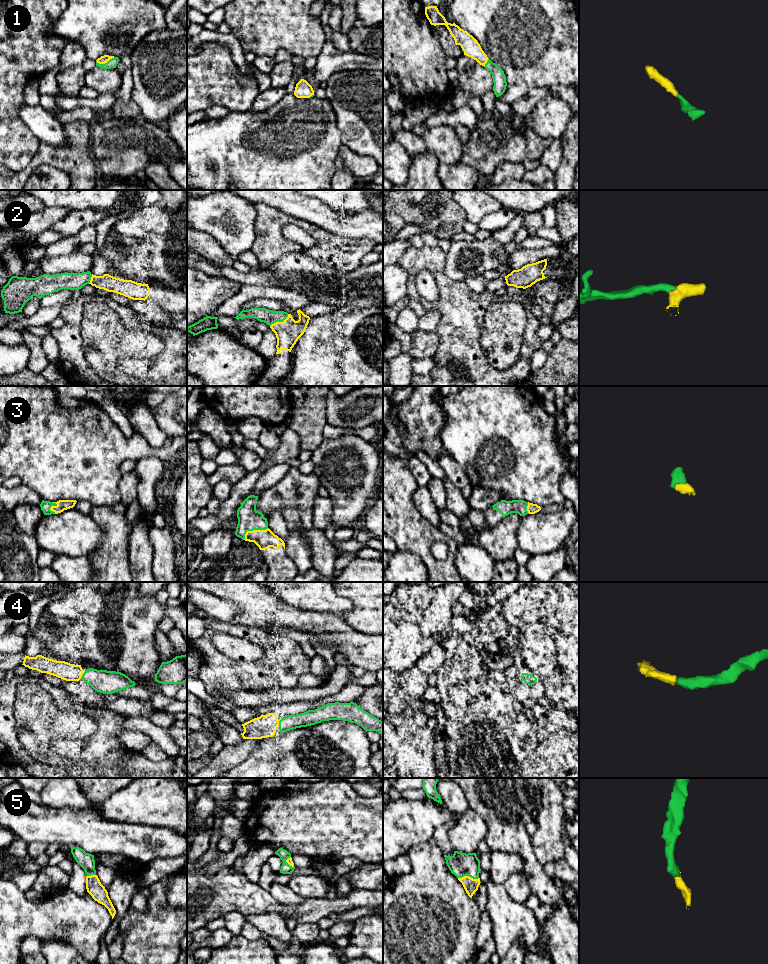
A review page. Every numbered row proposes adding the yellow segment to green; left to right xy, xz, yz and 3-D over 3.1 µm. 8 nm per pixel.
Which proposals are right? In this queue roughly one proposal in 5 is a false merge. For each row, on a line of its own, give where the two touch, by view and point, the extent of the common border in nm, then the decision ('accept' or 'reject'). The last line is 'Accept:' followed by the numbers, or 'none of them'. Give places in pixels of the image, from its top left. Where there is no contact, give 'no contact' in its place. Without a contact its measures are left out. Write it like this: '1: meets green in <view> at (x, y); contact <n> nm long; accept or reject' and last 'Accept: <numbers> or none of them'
1: meets green in xy at (105, 63); contact 160 nm long; accept
2: meets green in xz at (279, 321); contact 180 nm long; accept
3: meets green in xz at (253, 529); contact 220 nm long; accept
4: meets green in xy at (82, 676); contact 50 nm long; accept
5: meets green in yz at (468, 875); contact 170 nm long; accept
Accept: 1, 2, 3, 4, 5

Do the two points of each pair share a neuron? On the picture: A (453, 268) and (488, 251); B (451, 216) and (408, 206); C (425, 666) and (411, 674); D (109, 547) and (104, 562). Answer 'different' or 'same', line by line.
A: same
B: same
C: different
D: same

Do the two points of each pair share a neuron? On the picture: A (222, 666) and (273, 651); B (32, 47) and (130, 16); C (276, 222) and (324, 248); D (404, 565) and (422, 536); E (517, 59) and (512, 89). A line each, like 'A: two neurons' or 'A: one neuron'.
A: one neuron
B: two neurons
C: one neuron
D: two neurons
E: one neuron

